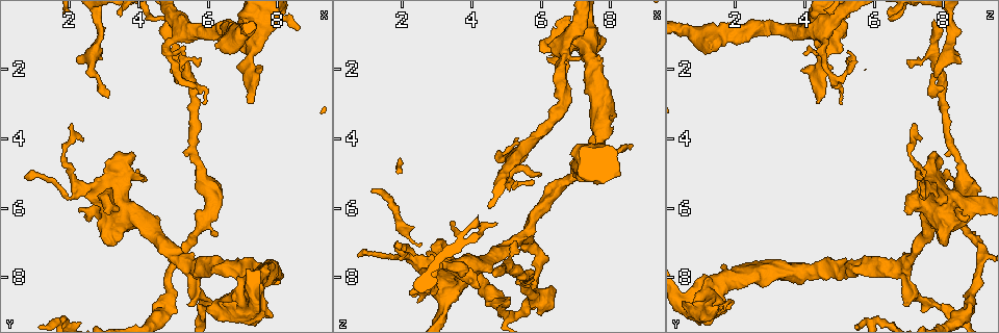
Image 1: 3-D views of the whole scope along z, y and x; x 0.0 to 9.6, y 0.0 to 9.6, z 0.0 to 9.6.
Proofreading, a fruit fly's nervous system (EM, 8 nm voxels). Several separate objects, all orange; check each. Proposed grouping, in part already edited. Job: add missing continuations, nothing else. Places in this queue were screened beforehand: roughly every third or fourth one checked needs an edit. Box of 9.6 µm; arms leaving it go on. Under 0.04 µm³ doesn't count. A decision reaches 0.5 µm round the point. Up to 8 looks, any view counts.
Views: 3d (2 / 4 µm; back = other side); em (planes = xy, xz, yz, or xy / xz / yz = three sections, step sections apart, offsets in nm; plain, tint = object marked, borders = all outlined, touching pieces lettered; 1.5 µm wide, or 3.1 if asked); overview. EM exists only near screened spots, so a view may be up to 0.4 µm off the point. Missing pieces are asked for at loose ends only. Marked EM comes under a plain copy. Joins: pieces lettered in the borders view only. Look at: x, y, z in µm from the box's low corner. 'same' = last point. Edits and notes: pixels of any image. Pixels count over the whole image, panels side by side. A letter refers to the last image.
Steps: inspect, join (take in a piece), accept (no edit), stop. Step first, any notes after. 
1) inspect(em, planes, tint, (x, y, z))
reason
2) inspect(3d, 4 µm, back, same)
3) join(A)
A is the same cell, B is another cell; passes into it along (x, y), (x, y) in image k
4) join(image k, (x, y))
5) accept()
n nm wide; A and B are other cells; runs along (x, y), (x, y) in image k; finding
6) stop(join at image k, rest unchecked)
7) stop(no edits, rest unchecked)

inspect(3d, 4 µm, (2.15, 1.80, 8.45))
an open end

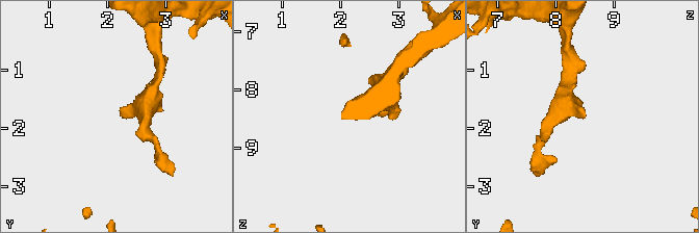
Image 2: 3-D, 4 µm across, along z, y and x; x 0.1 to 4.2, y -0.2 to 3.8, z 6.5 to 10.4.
inspect(em, xz, step 4, borders, (2.25, 1.80, 8.45))

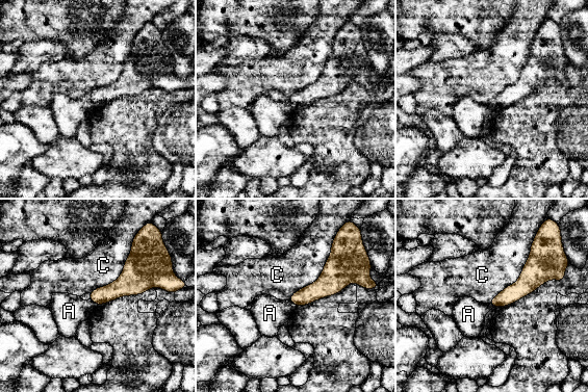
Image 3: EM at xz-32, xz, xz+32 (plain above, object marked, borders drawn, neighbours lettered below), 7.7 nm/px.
inspect(em, planes, borders, same)

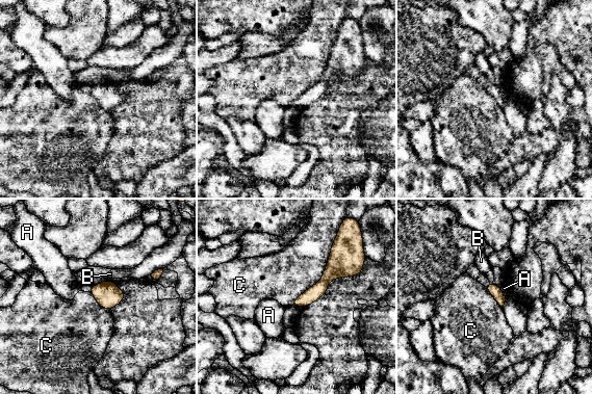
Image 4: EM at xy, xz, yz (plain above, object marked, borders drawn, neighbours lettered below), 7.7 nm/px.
accept()
A, B and C are other cells; none of them fits

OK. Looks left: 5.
inspect(em, xy, step 4, tint, (4.75, 0.55, 7.65))
an open end

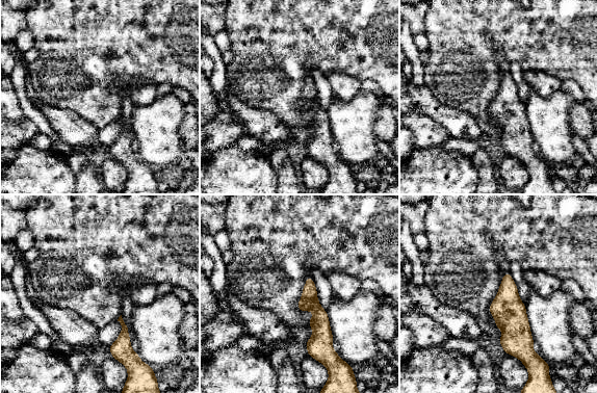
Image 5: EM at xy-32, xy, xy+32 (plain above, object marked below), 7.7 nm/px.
inspect(em, xy, step 4, borders, same)
what lies round it

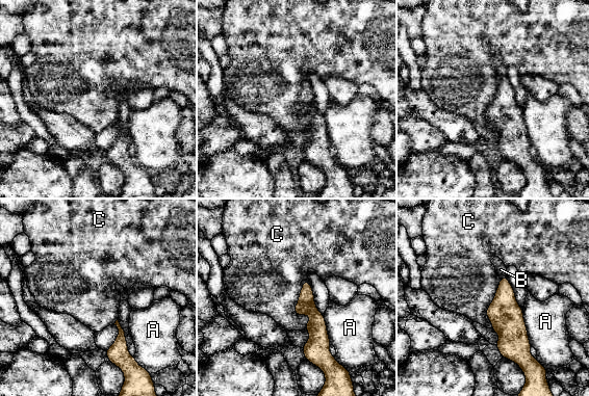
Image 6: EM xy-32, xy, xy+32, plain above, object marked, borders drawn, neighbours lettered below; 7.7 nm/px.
join(image 6, (501, 269))
B is the same cell, A and C are other cells; passes into it along (504, 309), (503, 276), (501, 269) in image 6; the neuron continues

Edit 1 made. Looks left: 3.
inspect(overview)
redraw

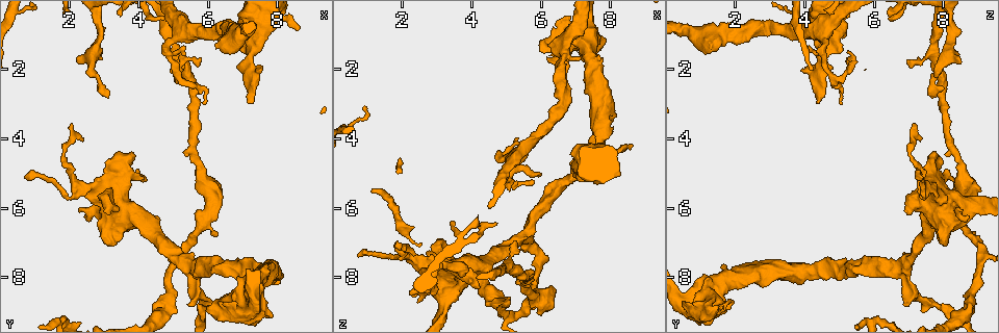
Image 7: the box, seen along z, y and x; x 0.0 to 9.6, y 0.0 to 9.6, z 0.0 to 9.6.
inspect(3d, 2 µm, (7.45, 2.00, 3.85))
free end

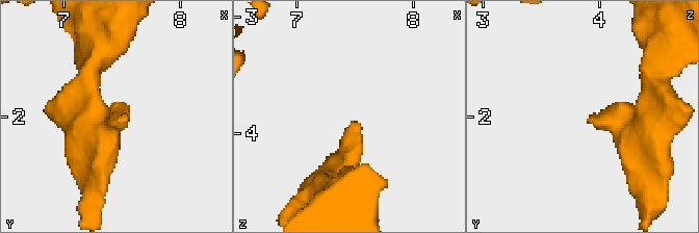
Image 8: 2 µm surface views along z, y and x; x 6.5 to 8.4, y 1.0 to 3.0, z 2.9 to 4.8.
inspect(em, planes, borders, (7.50, 2.00, 3.90))

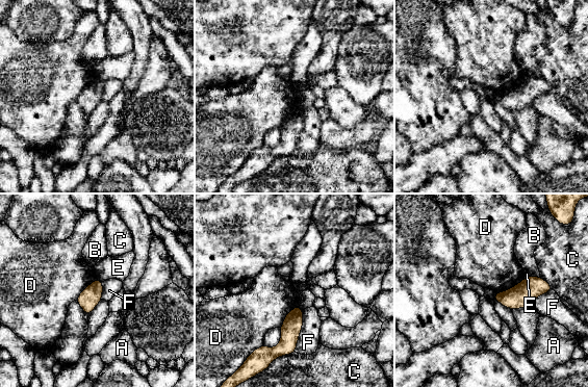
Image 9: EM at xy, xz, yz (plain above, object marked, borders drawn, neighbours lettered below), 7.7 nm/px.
accept()
A, B, C, D, E and F are other cells; no lettered piece goes on from it

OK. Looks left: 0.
stop(join at image 6, rest unchecked)

